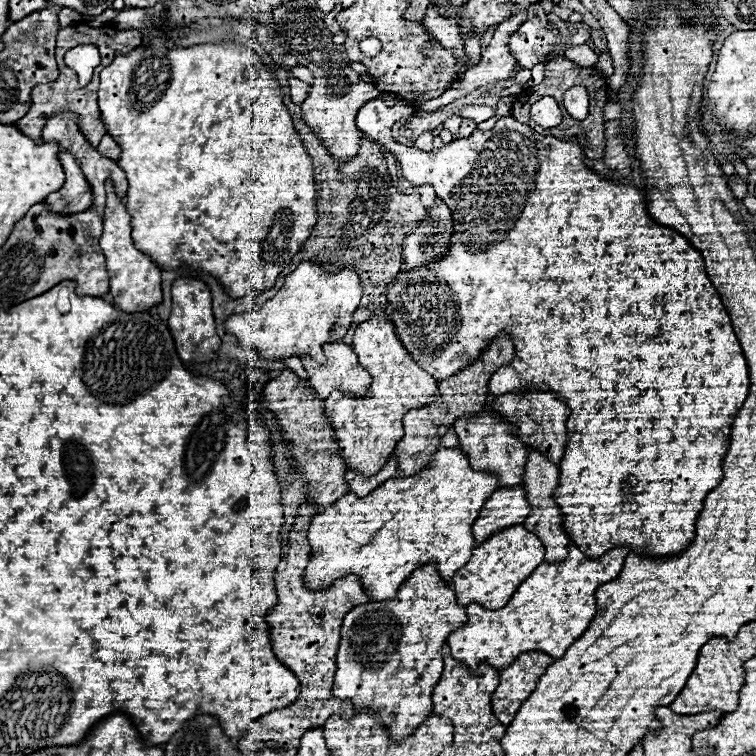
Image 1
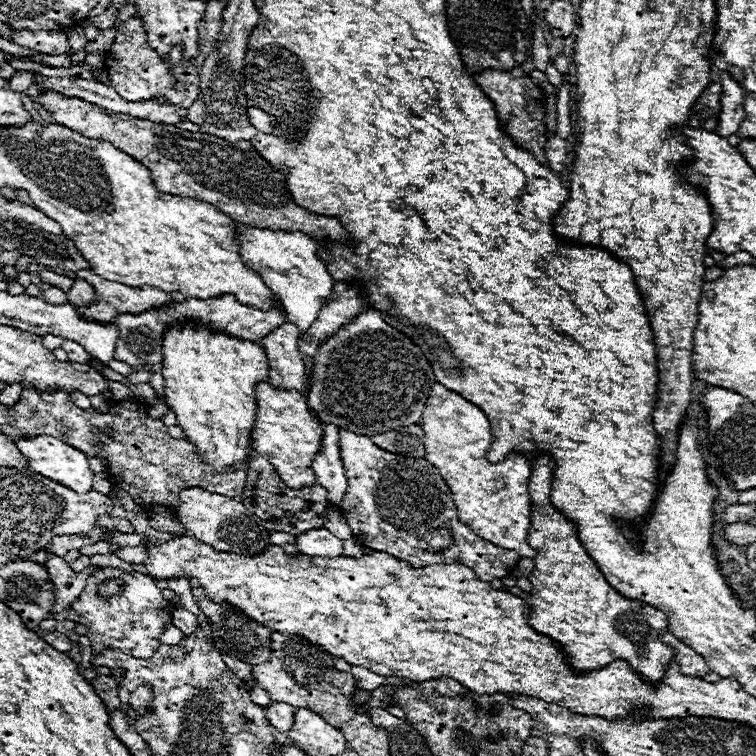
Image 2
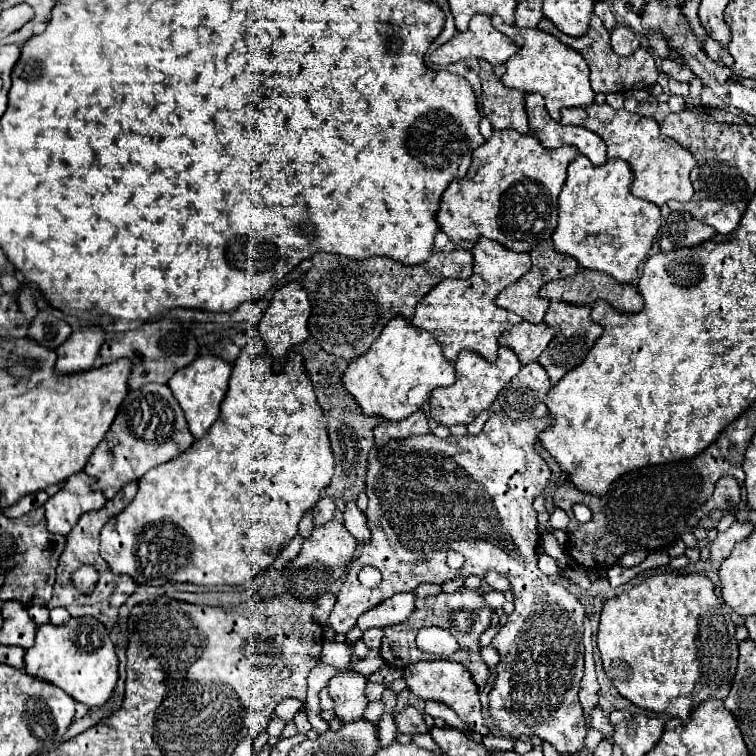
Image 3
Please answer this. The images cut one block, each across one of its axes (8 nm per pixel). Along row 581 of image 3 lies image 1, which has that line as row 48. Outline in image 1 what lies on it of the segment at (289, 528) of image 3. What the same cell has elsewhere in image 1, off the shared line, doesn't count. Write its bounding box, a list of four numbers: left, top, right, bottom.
[98,2,316,298]

